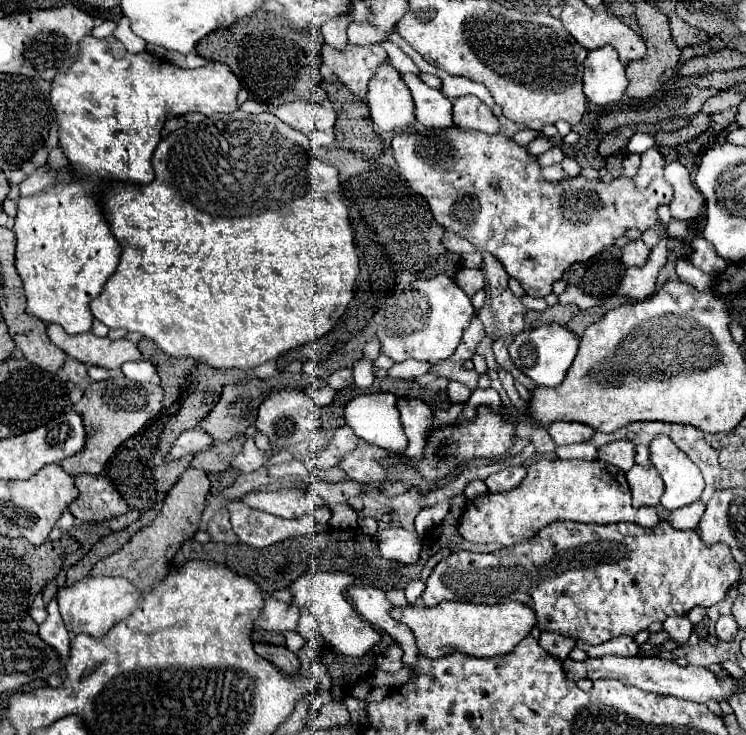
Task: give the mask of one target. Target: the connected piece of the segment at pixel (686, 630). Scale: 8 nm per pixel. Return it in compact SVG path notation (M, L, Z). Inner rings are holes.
M671 616L671 618L667 618L663 622L663 630L669 634L669 640L673 640L679 646L683 646L691 636L693 626L691 626L687 616Z

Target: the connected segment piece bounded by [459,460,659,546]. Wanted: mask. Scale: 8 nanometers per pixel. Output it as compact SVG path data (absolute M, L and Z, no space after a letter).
M535 460L527 468L527 476L517 488L499 494L487 492L467 500L459 520L459 534L475 544L499 542L503 546L513 546L521 540L533 538L541 528L555 520L573 518L575 522L589 524L633 522L645 528L653 528L659 524L655 514L657 512L651 506L643 506L643 510L631 506L631 492L625 480L625 472L613 464L601 460Z

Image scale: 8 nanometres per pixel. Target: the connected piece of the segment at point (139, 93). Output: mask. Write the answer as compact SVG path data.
M85 36L79 42L77 60L65 72L55 74L49 92L49 102L55 108L55 120L59 124L59 146L67 156L67 166L71 168L71 174L79 184L47 188L35 196L27 196L17 202L19 210L13 228L17 234L15 266L25 284L27 314L37 316L45 324L61 324L67 334L83 334L91 330L93 316L89 310L89 302L99 296L105 282L117 270L121 256L121 246L115 240L103 214L101 196L107 188L107 182L151 184L151 156L161 140L161 128L165 120L169 116L183 116L185 112L201 112L205 116L211 116L215 112L231 114L239 108L239 90L239 78L229 70L227 64L221 62L211 60L201 68L185 70L163 58L155 58L149 52L131 54L113 36L101 40Z

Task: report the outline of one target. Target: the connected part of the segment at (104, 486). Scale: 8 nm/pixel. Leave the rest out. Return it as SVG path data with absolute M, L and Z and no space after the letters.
M79 474L75 476L75 486L79 488L79 498L69 510L83 524L105 522L129 512L127 502L105 476Z

